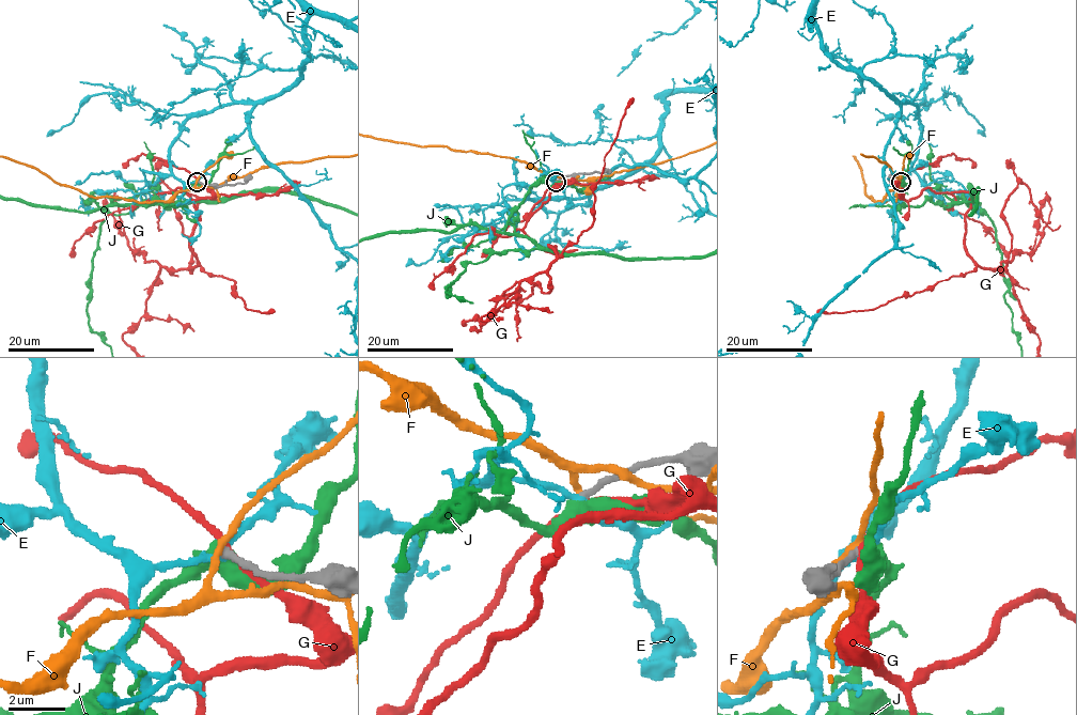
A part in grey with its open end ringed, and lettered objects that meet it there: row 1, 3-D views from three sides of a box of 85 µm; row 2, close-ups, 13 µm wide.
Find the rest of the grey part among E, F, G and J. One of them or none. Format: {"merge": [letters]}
{"merge": ["J"]}

